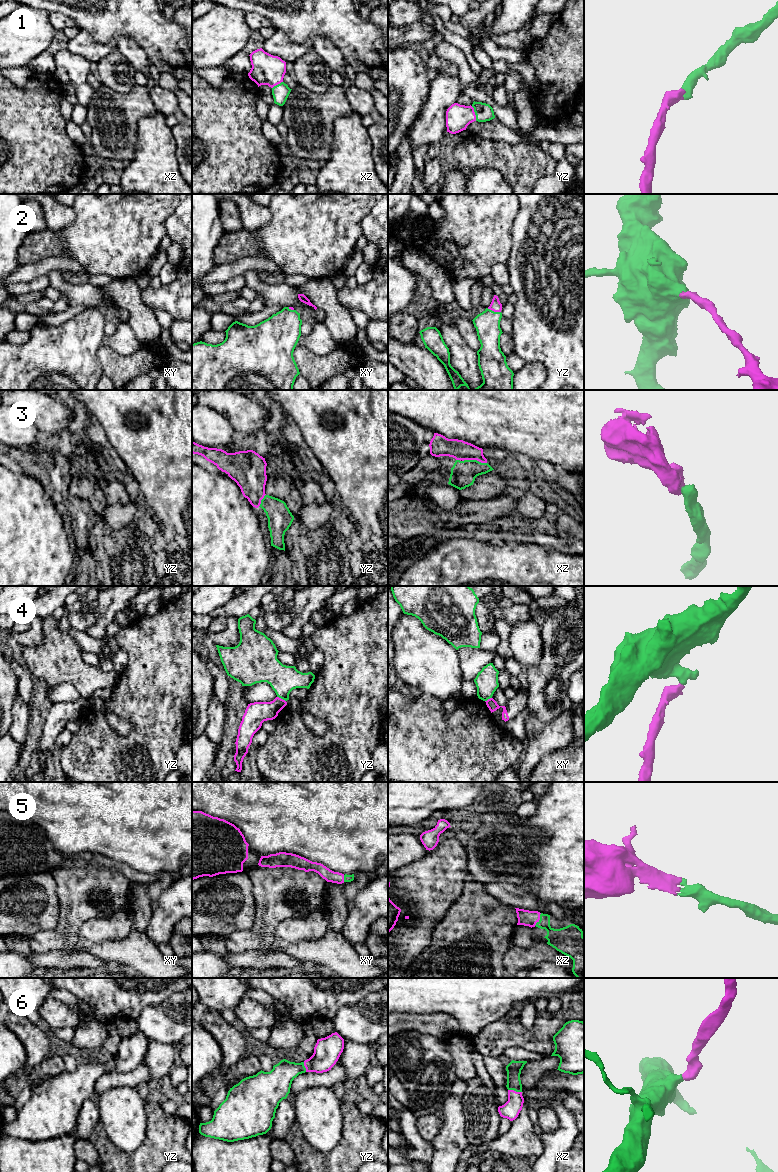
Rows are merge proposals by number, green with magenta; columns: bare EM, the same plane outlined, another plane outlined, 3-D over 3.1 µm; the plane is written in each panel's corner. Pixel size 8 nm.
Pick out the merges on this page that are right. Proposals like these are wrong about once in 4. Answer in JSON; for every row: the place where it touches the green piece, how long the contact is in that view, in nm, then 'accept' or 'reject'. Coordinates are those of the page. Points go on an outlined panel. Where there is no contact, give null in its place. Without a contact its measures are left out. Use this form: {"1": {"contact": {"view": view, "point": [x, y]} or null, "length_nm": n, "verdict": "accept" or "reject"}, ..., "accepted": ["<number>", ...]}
{"1": {"contact": {"view": "yz", "point": [475, 113]}, "length_nm": 130, "verdict": "accept"}, "2": {"contact": {"view": "yz", "point": [493, 311]}, "length_nm": 120, "verdict": "accept"}, "3": {"contact": {"view": "xz", "point": [474, 460]}, "length_nm": 200, "verdict": "accept"}, "4": {"contact": {"view": "yz", "point": [281, 698]}, "length_nm": 80, "verdict": "reject"}, "5": {"contact": {"view": "xz", "point": [540, 919]}, "length_nm": 120, "verdict": "accept"}, "6": {"contact": {"view": "xz", "point": [515, 1090]}, "length_nm": 110, "verdict": "accept"}, "accepted": ["1", "2", "3", "5", "6"]}

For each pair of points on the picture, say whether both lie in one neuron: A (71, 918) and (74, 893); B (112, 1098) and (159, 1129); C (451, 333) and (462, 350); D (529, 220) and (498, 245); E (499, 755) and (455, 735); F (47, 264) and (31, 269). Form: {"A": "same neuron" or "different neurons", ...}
{"A": "same neuron", "B": "different neurons", "C": "same neuron", "D": "different neurons", "E": "same neuron", "F": "same neuron"}

